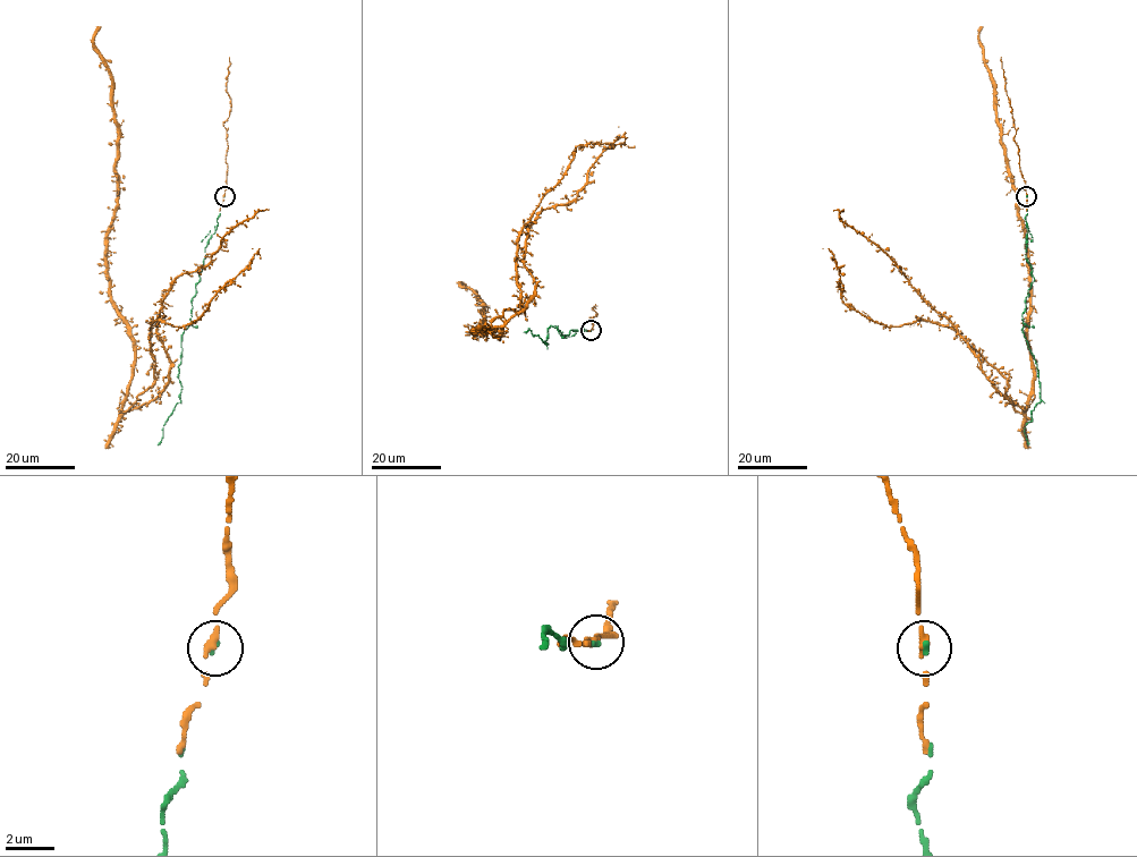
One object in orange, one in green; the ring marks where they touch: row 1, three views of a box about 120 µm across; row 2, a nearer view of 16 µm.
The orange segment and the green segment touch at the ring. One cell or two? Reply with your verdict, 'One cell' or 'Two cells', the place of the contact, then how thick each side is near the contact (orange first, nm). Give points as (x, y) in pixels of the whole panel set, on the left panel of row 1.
One cell. Place: (225, 196). Thickness 260 nm (orange) against 190 nm

